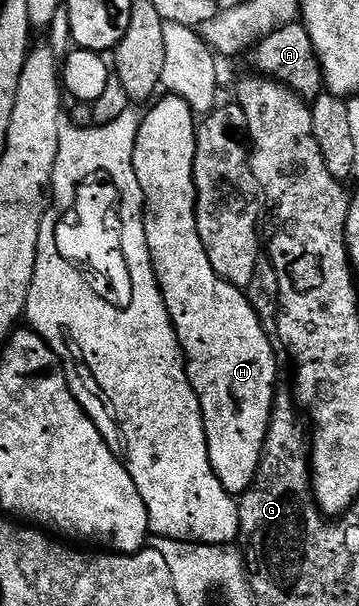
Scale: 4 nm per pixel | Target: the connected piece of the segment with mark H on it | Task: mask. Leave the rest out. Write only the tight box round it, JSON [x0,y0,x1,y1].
[133,93,279,497]

